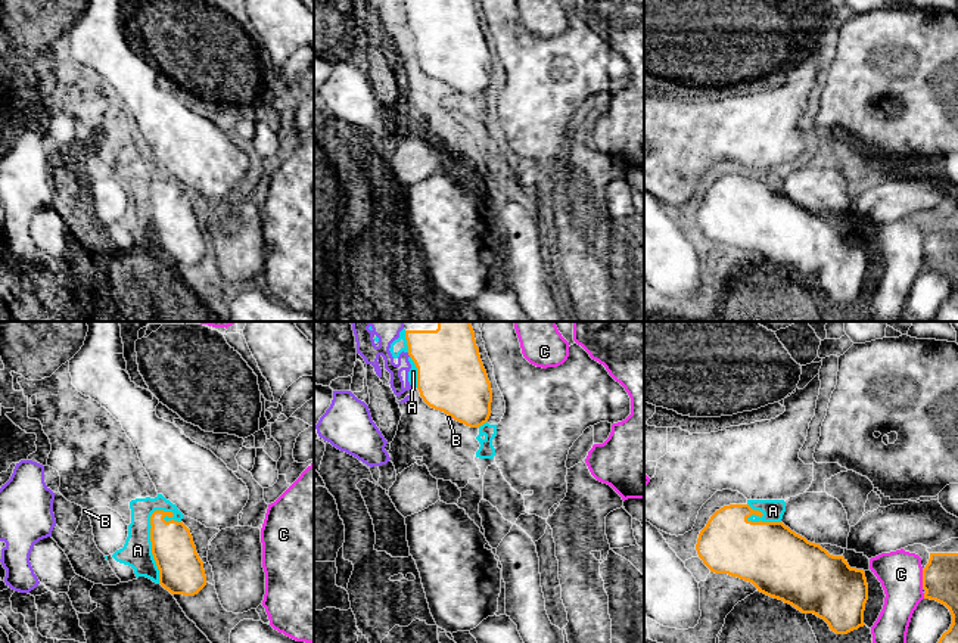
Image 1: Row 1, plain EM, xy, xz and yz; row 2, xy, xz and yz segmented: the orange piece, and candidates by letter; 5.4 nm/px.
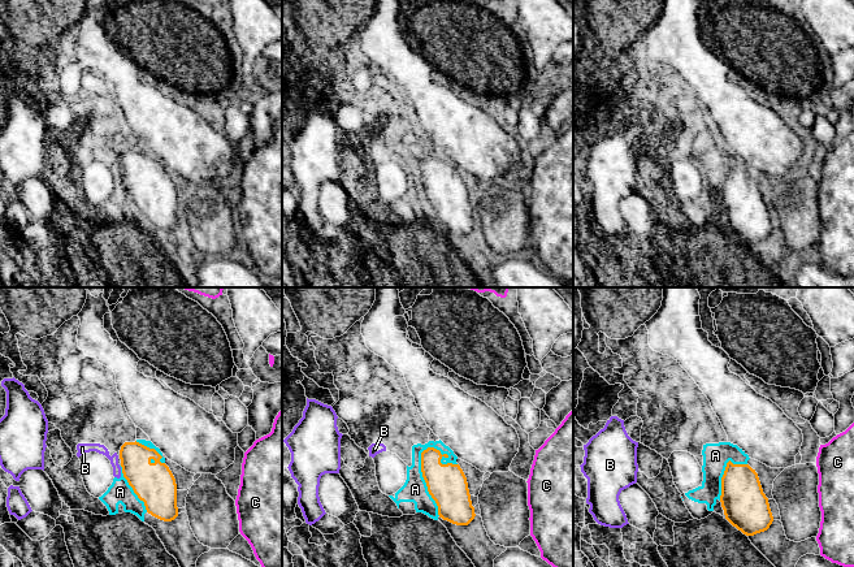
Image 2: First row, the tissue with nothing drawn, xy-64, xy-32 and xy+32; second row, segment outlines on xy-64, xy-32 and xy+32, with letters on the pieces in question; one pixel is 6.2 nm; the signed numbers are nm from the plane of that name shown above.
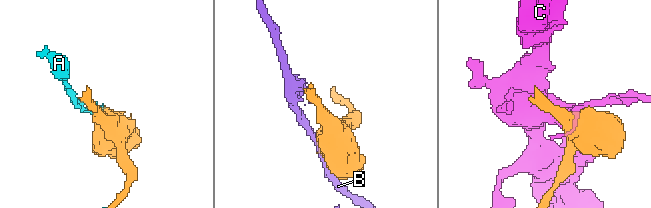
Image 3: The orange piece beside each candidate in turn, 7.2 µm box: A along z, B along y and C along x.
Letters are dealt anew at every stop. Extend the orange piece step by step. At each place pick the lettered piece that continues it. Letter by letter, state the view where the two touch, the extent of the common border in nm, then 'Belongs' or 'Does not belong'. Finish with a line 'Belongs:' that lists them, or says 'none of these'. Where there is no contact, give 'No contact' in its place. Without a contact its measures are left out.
A: Touches orange in xy. Shared border 400 nm. Does not belong
B: Touches orange in xz. Shared border 30 nm. Does not belong
C: Touches orange in yz. Shared border 100 nm. Does not belong
Belongs: none of these

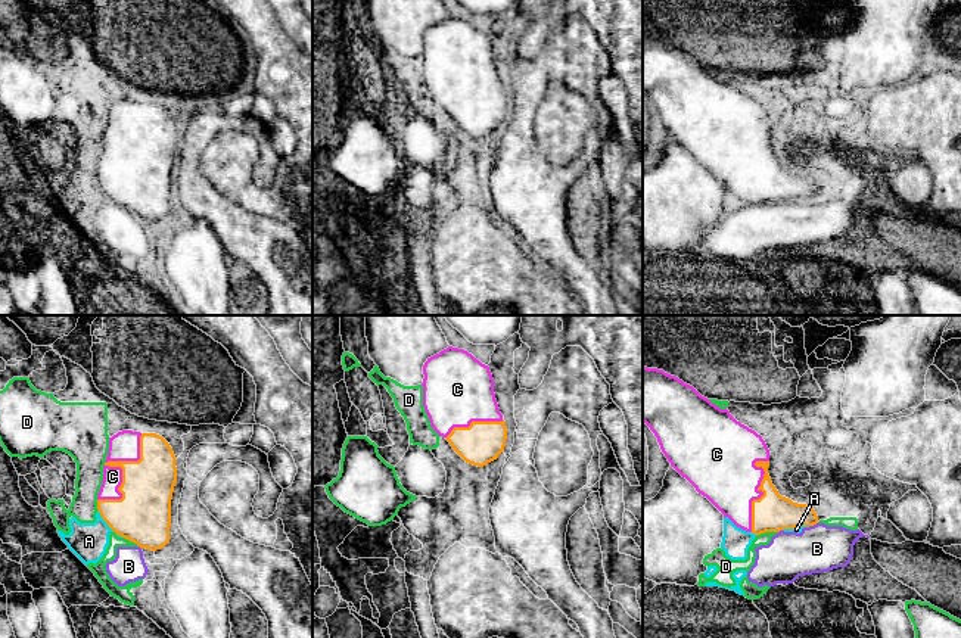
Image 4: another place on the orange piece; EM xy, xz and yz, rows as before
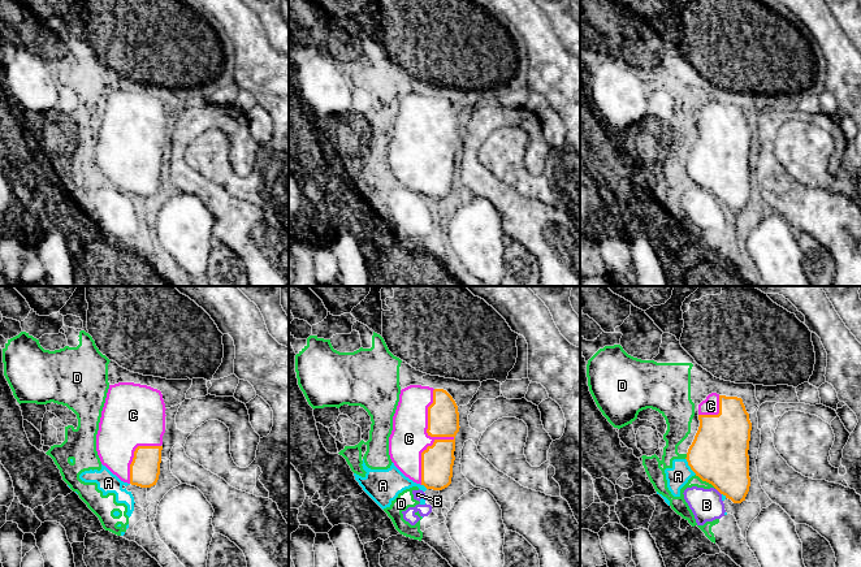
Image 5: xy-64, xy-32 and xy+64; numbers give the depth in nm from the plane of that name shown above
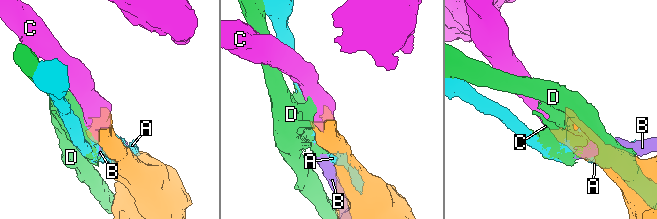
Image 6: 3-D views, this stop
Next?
A: Touches orange in xy. Shared border 160 nm. Does not belong
B: Touches orange in yz. Shared border 50 nm. Does not belong
C: Touches orange in xy. Shared border 440 nm. Belongs
D: Touches orange in yz. Shared border 110 nm. Does not belong
Belongs: C

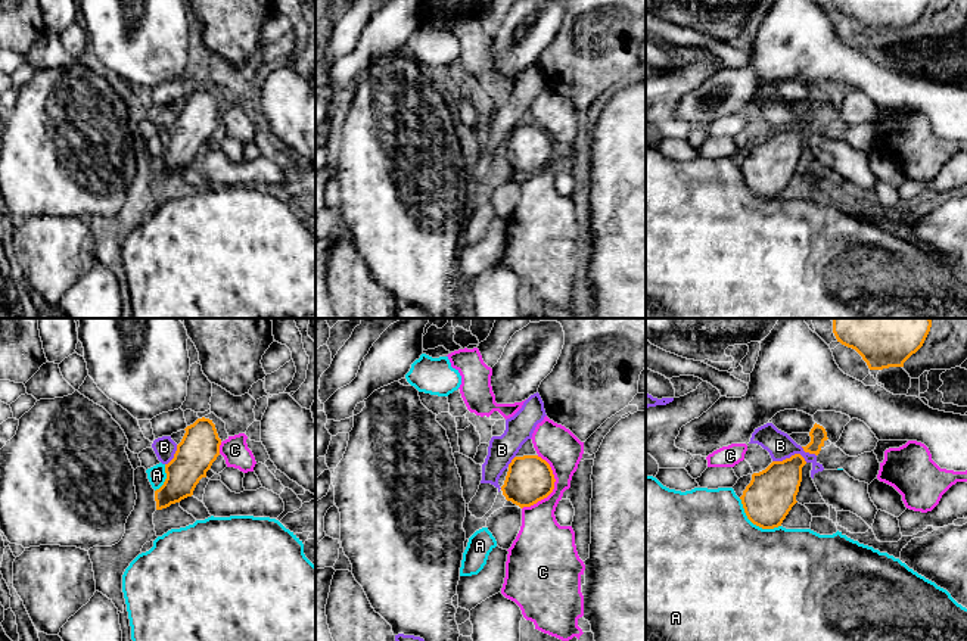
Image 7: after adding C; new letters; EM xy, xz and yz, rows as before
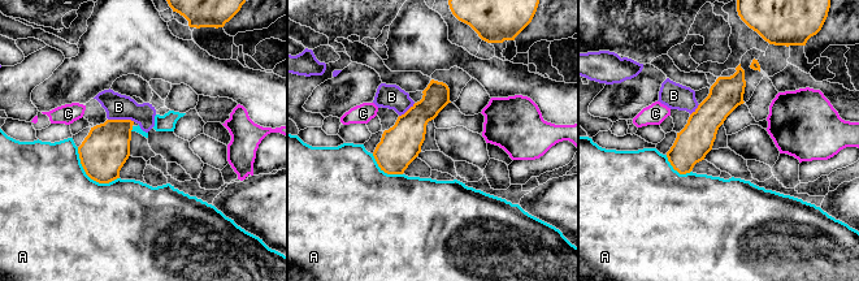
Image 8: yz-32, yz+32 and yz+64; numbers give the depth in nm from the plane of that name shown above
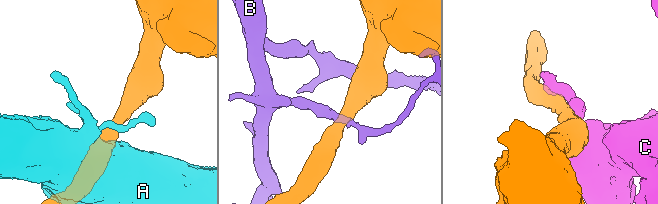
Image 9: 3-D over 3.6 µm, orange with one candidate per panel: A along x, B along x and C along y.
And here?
A: Touches orange in yz. Shared border 280 nm. Does not belong
B: Touches orange in yz. Shared border 190 nm. Does not belong
C: Touches orange in xz. Shared border 320 nm. Does not belong
Belongs: none of these

